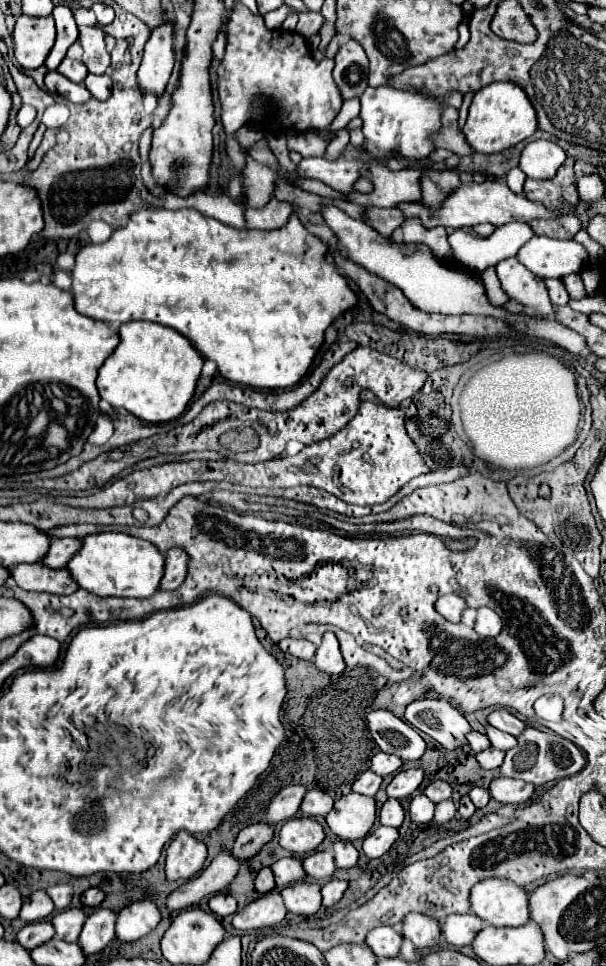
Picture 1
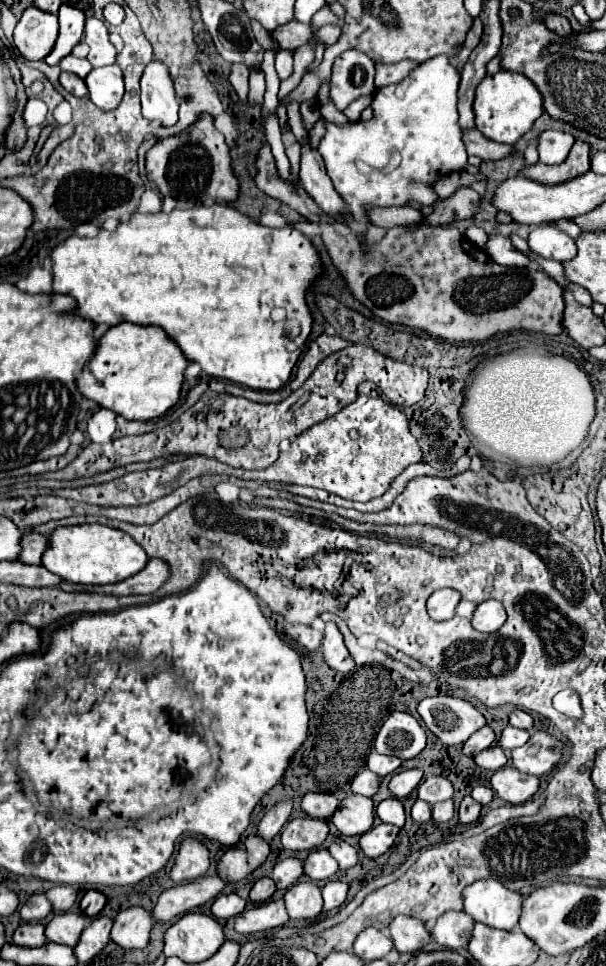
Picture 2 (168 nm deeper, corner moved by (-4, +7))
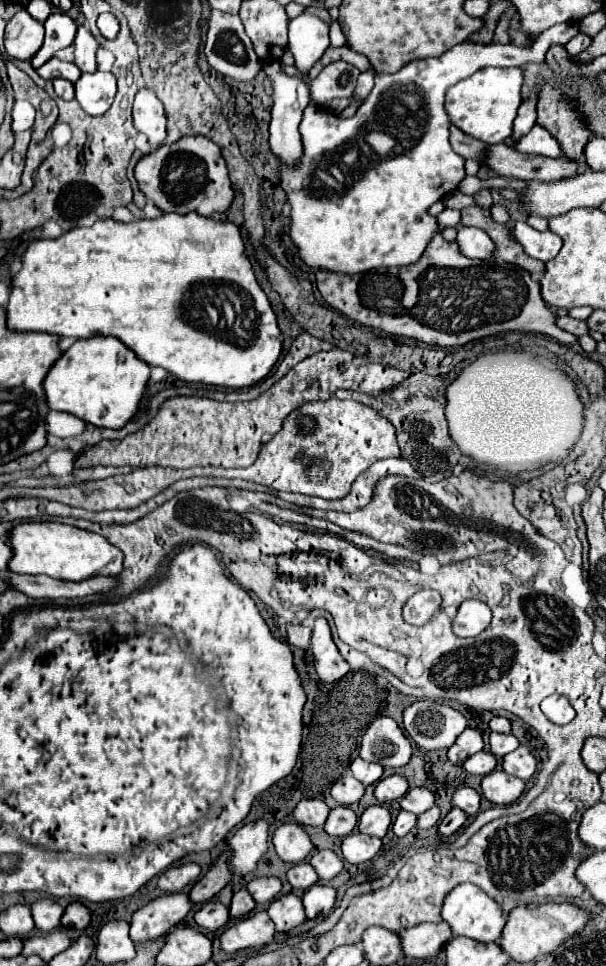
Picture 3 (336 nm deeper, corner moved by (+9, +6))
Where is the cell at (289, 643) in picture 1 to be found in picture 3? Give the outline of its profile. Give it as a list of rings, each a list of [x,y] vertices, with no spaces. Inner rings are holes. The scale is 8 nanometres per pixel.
[[[287,625],[287,643],[295,645],[299,649],[307,649],[309,647],[309,639],[311,639],[311,629],[303,627],[303,625]]]

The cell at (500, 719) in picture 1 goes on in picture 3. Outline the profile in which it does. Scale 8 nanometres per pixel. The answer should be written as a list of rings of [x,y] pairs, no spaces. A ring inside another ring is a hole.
[[[493,717],[489,721],[489,729],[497,731],[497,733],[511,733],[511,723],[505,717]]]

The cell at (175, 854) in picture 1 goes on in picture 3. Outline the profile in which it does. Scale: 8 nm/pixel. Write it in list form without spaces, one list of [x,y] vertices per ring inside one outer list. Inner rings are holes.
[[[185,863],[179,867],[169,867],[159,877],[159,889],[163,893],[179,893],[191,883],[195,883],[201,875],[201,867],[197,863]]]

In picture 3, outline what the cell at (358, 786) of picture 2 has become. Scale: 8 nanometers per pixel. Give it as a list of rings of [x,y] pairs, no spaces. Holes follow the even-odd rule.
[[[343,775],[335,781],[335,785],[331,787],[331,797],[339,803],[339,805],[353,805],[357,803],[361,797],[363,797],[363,791],[365,791],[365,785],[359,783],[353,775]]]

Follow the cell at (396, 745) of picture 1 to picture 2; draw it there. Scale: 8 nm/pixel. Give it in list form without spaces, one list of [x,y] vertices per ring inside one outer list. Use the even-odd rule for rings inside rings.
[[[392,712],[380,728],[374,746],[380,754],[392,754],[408,760],[424,750],[426,732],[414,716],[406,712]]]

